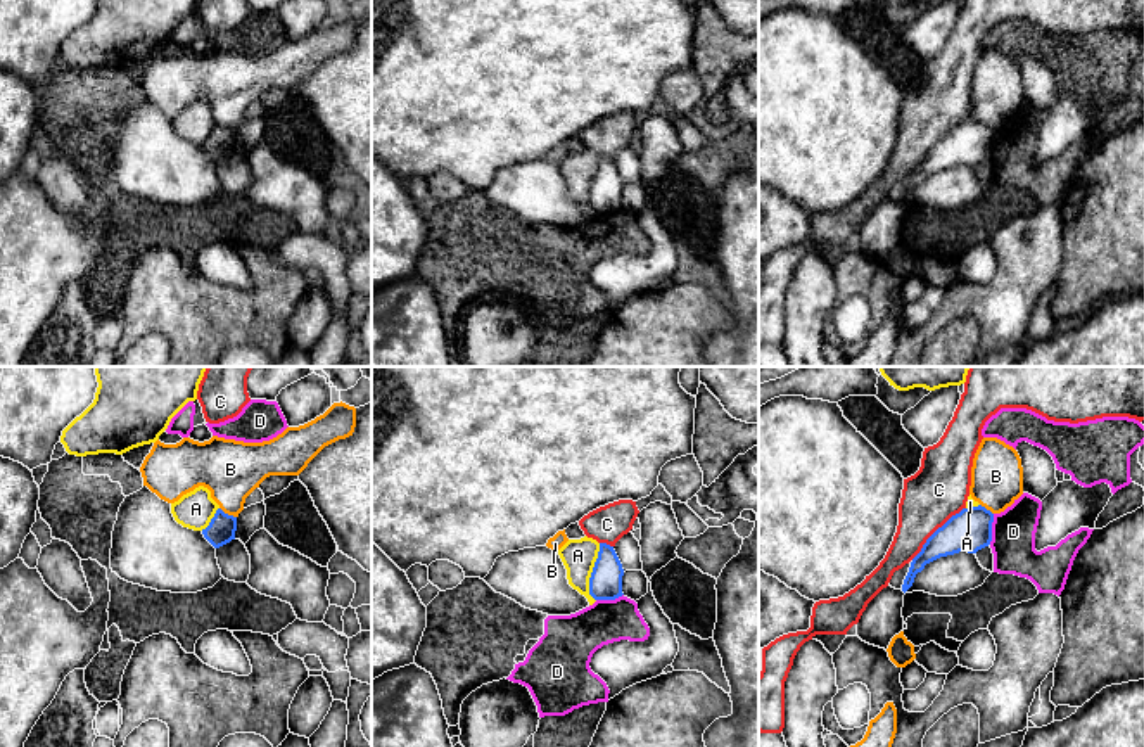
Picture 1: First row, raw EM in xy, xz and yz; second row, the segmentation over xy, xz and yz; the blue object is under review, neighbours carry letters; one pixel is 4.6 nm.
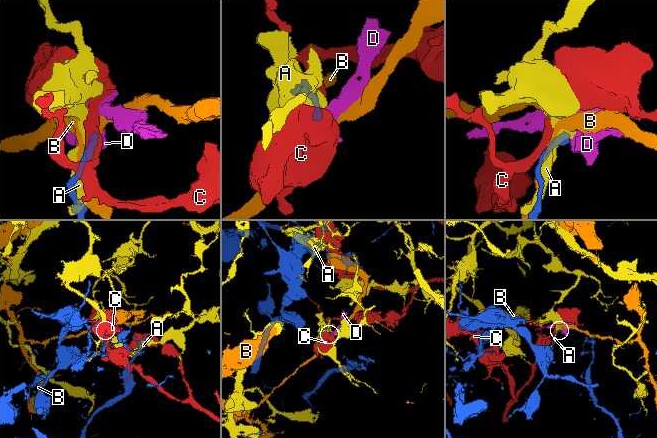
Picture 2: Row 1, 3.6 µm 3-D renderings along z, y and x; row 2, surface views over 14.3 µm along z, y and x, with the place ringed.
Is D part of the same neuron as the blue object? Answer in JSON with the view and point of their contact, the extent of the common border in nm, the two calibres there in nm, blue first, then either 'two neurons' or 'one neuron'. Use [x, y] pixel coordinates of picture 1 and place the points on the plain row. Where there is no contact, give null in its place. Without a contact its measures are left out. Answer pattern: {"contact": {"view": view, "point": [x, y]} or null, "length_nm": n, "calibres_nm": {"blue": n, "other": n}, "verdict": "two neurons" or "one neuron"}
{"contact": {"view": "yz", "point": [991, 142]}, "length_nm": 150, "calibres_nm": {"blue": 200, "other": 200}, "verdict": "two neurons"}

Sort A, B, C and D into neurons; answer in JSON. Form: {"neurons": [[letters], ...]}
{"neurons": [["A"], ["B"], ["C"], ["D"]]}

